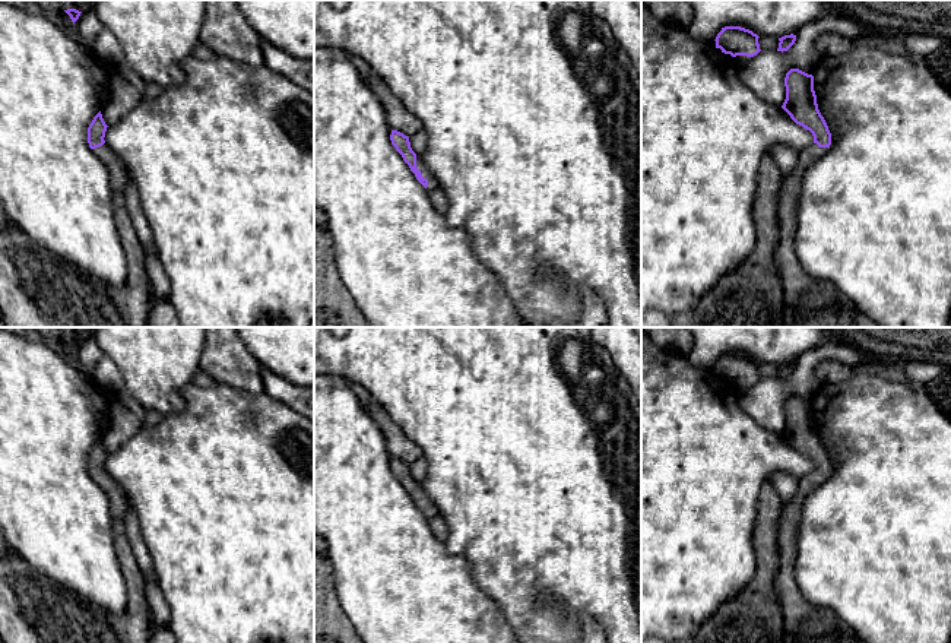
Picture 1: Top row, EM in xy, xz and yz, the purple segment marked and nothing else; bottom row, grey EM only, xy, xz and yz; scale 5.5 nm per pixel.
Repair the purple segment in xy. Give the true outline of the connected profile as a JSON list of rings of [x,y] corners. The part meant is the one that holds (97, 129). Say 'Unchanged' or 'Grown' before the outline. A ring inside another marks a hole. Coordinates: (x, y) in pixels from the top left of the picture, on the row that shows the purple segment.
Grown. [[[101,111],[88,127],[88,143],[111,177],[115,224],[127,260],[127,284],[112,286],[34,243],[10,221],[0,227],[0,313],[4,327],[149,327],[152,285],[145,248],[126,208],[124,189],[130,171],[105,143],[107,124]]]

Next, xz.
Grown. [[[392,130],[390,134],[392,145],[402,155],[403,161],[409,165],[410,171],[415,174],[416,180],[431,193],[438,189],[438,180],[425,167],[421,155],[416,155],[412,148],[409,137],[397,130]]]

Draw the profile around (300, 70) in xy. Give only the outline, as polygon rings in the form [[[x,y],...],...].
[[[261,41],[261,50],[266,67],[314,92],[314,58],[297,58],[267,41]]]

